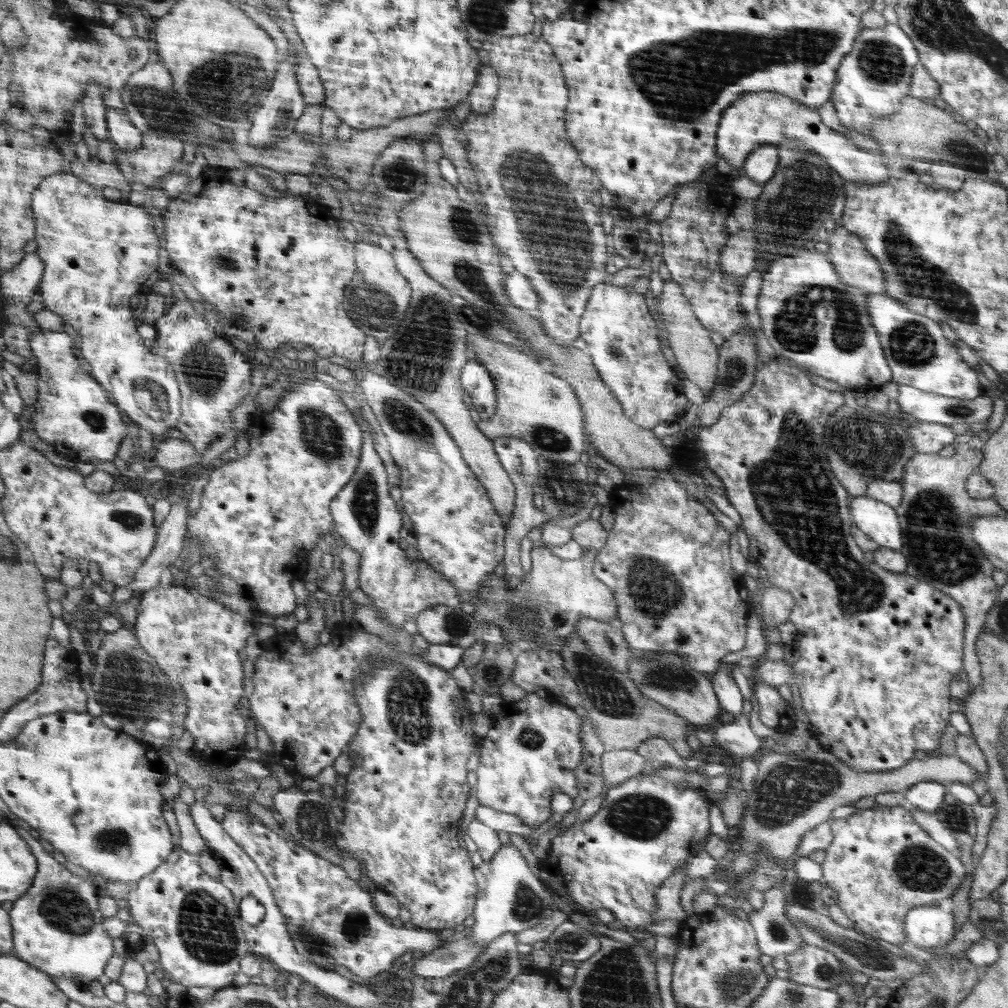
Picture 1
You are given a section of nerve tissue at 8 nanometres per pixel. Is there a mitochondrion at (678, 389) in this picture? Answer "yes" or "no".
no

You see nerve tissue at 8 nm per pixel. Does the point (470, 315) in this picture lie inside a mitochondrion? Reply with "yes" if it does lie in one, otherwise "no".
yes

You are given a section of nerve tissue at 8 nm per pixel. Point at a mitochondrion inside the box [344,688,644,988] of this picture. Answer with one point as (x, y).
(526, 905)

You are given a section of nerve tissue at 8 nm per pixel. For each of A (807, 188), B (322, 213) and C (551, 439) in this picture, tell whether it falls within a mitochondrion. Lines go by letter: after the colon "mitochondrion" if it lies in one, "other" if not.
A: mitochondrion
B: other
C: mitochondrion

